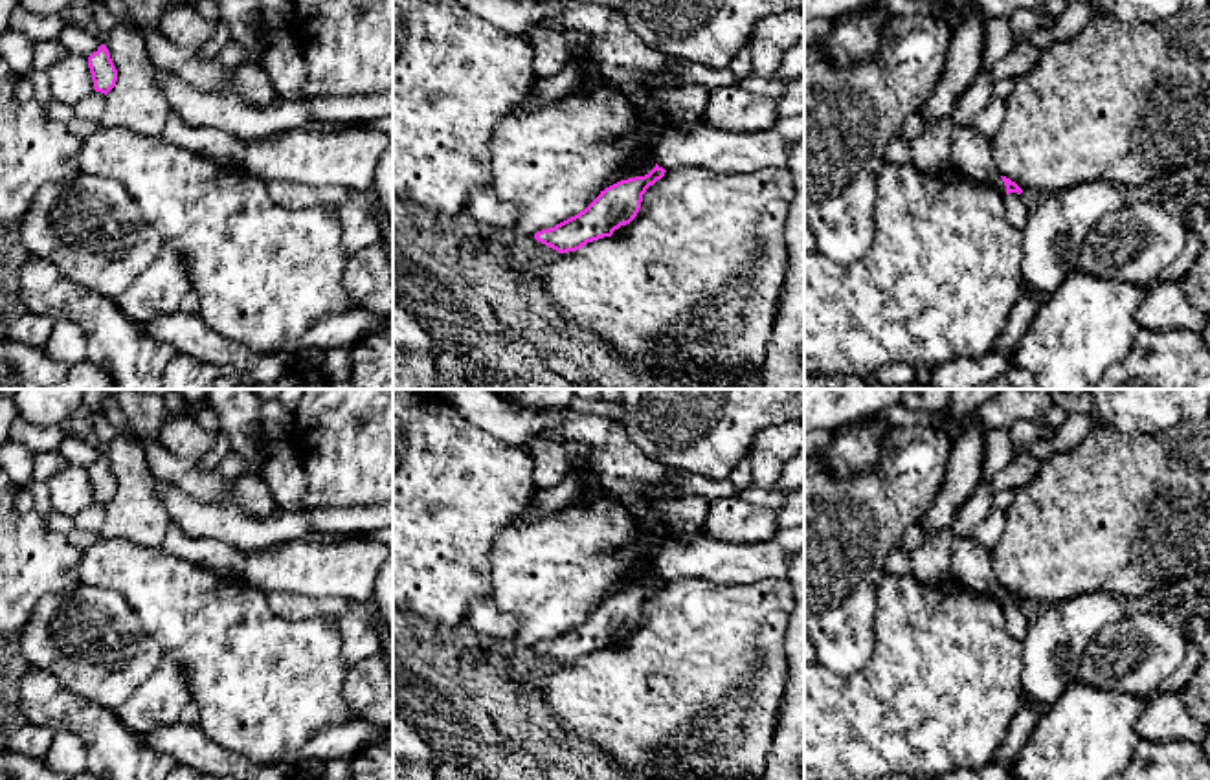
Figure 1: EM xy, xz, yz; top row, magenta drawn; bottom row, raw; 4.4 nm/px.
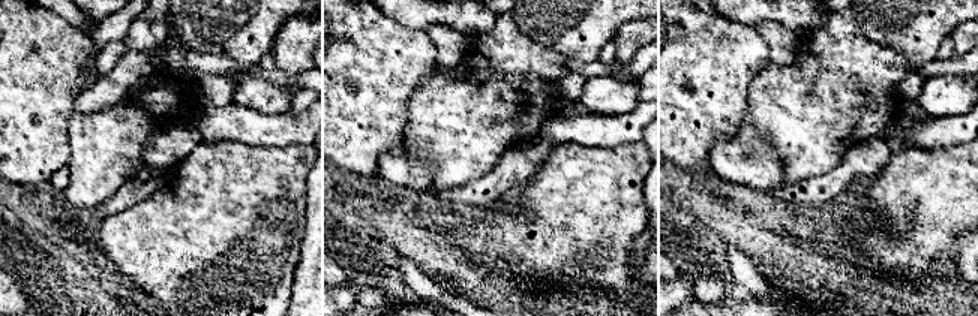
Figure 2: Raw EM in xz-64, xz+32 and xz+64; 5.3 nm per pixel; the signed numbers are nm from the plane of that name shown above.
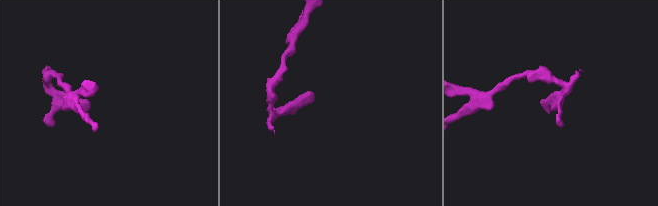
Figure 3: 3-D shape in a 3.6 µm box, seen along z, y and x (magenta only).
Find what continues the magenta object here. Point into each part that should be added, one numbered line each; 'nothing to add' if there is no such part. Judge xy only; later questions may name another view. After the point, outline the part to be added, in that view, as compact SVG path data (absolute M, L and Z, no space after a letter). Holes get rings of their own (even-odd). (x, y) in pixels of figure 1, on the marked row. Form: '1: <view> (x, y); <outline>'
nothing to add

